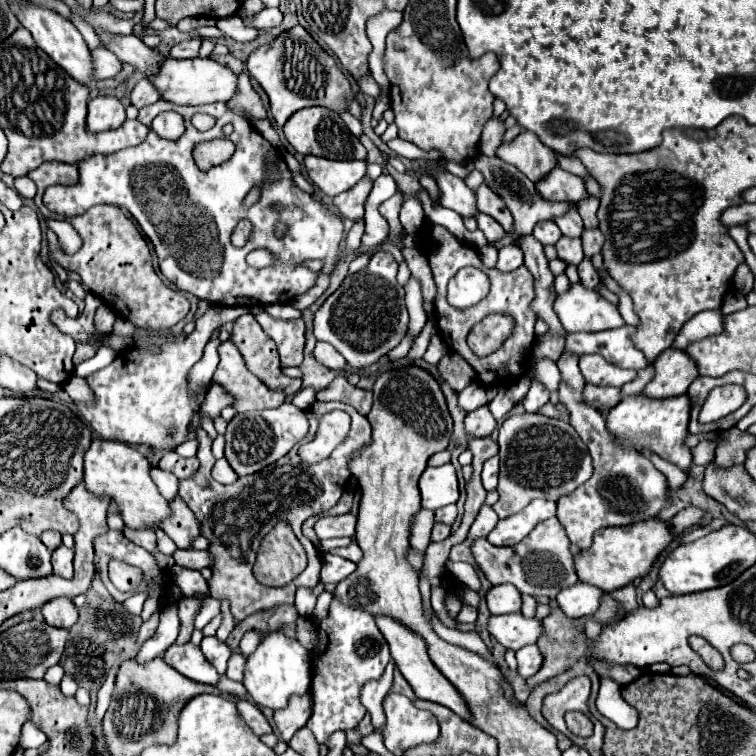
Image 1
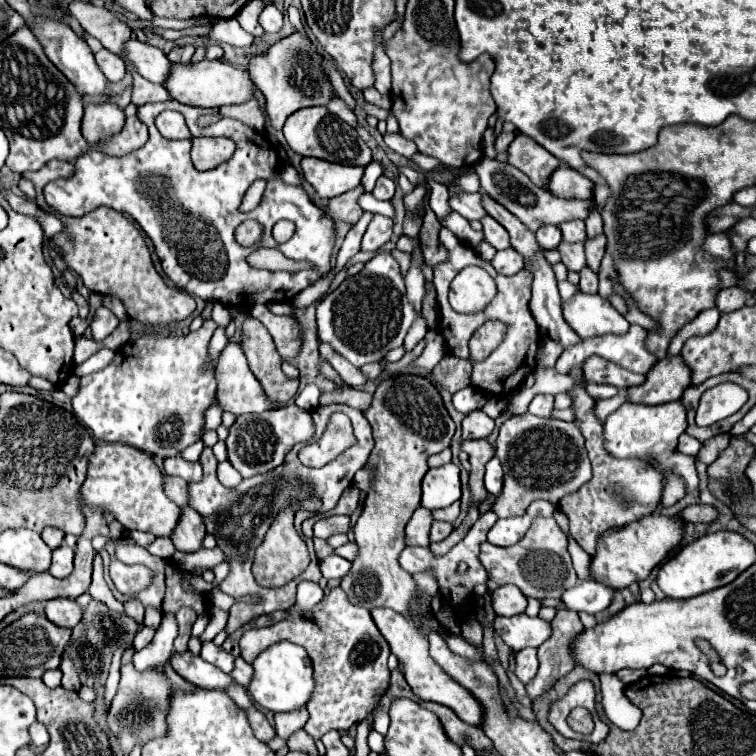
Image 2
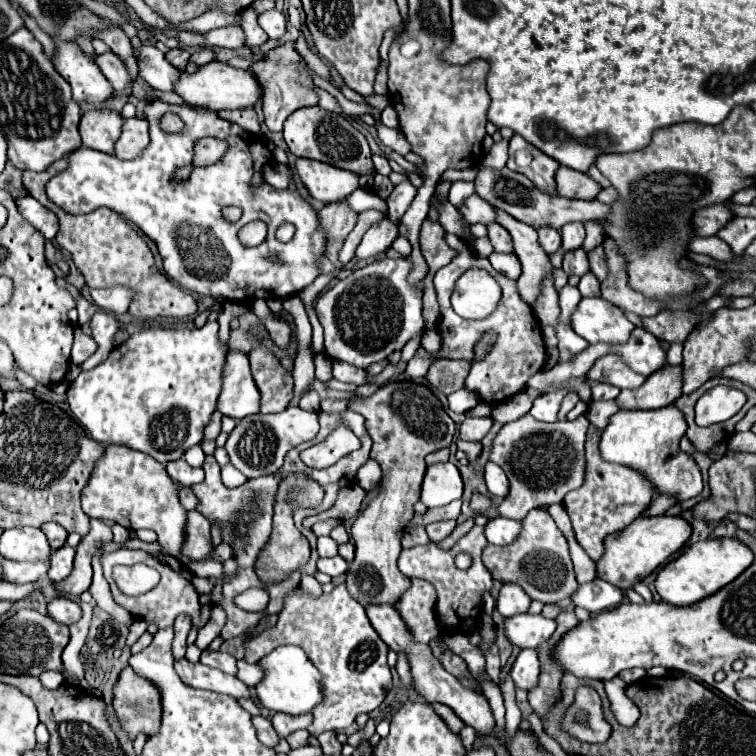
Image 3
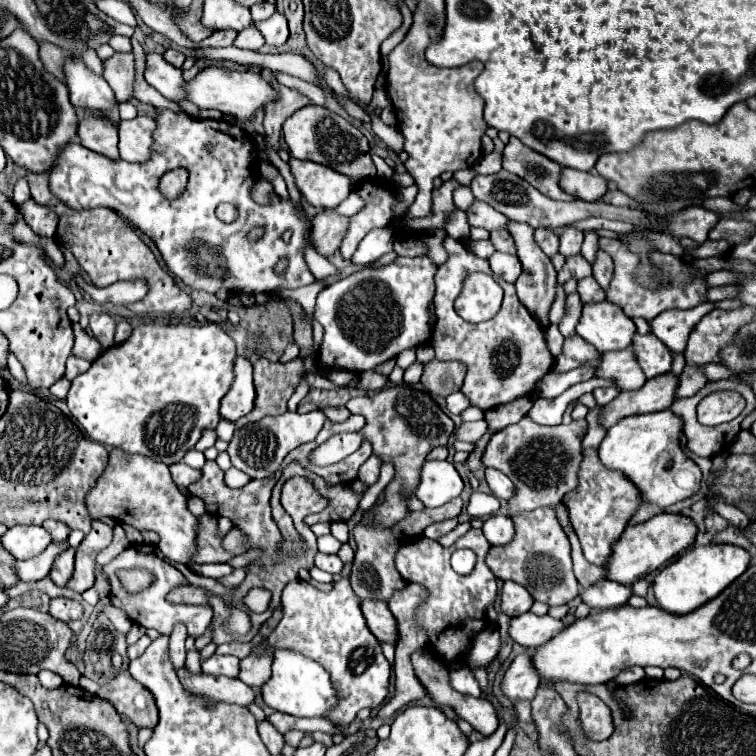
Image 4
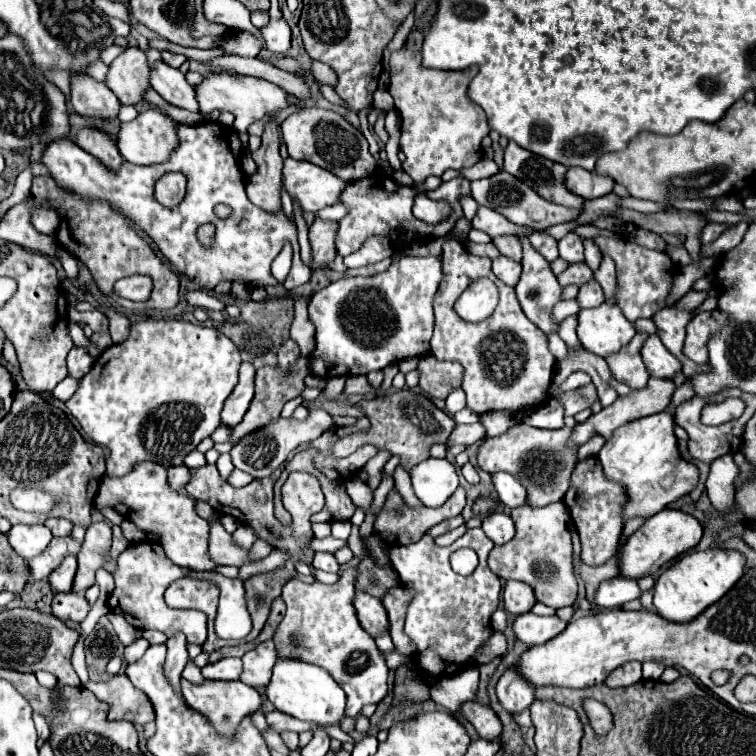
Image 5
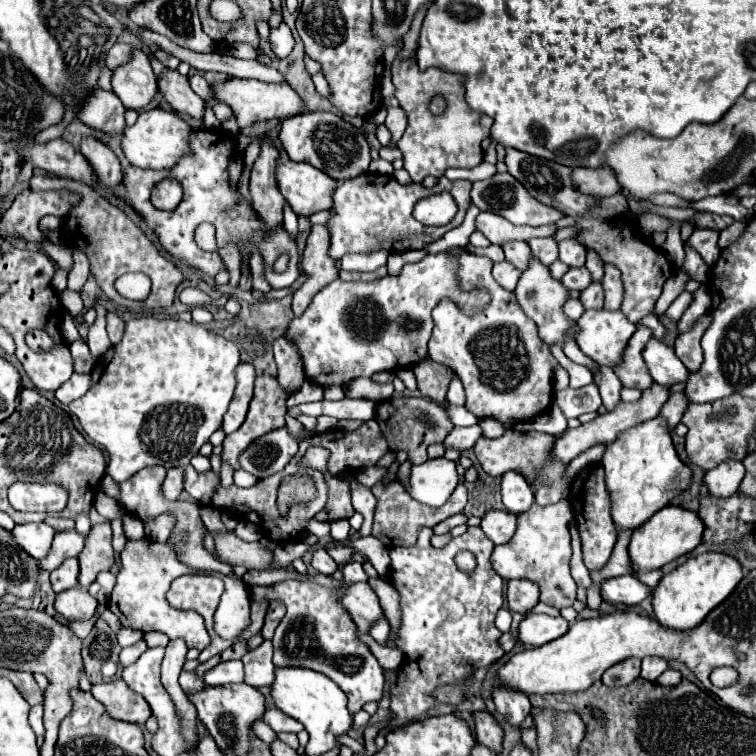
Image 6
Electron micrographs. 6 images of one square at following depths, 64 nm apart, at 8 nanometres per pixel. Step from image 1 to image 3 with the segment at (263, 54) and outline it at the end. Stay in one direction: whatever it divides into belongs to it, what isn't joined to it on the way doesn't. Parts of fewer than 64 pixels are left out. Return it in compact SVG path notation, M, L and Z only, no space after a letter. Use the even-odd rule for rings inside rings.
M292 42L268 52L266 60L252 64L252 72L256 74L256 78L260 78L260 84L262 84L262 92L264 92L264 96L262 96L264 108L262 110L264 110L264 122L266 122L270 132L280 132L284 120L294 110L304 108L304 106L314 106L318 102L316 94L312 92L314 84L308 76L308 68L304 66L298 52L294 50Z

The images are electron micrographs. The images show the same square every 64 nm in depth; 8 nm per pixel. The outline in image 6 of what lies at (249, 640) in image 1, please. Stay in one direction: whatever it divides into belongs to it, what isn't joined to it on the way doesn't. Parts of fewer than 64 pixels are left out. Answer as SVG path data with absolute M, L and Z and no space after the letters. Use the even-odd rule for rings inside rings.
M348 562L348 564L344 564L342 570L344 570L344 582L368 580L368 576L364 572L364 568L362 568L362 562ZM284 580L274 586L252 586L254 600L258 602L282 602L286 616L282 618L274 642L274 666L276 668L312 668L330 676L332 682L348 696L348 710L356 714L366 702L378 702L384 690L384 670L370 652L370 648L358 640L356 624L340 606L336 596L316 584Z

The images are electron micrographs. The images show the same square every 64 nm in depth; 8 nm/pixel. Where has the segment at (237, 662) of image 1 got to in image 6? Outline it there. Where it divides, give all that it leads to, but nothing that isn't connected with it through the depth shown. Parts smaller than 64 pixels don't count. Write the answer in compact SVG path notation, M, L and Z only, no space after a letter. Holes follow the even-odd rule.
M264 640L264 644L260 644L256 650L248 652L244 658L244 672L246 678L244 682L254 686L254 688L262 688L262 686L270 686L274 680L274 664L272 664L272 642Z

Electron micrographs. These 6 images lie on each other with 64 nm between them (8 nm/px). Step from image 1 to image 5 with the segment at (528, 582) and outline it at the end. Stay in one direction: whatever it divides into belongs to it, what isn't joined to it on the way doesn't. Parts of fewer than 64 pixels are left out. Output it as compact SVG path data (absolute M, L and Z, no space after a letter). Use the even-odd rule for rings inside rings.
M556 502L544 508L522 506L514 508L510 516L516 524L516 536L508 544L494 546L488 556L490 570L504 580L520 580L532 584L538 602L546 606L572 606L578 594L578 584L572 574L572 542L566 526L566 522L570 520L570 512L566 504Z

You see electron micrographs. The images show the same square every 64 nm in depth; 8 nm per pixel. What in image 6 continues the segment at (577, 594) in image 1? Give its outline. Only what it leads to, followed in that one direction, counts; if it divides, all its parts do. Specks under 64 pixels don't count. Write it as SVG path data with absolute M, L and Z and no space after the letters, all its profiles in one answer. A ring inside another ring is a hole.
M618 576L602 582L602 600L608 604L620 602L620 604L636 606L650 594L652 590L646 584L642 584L636 576Z

